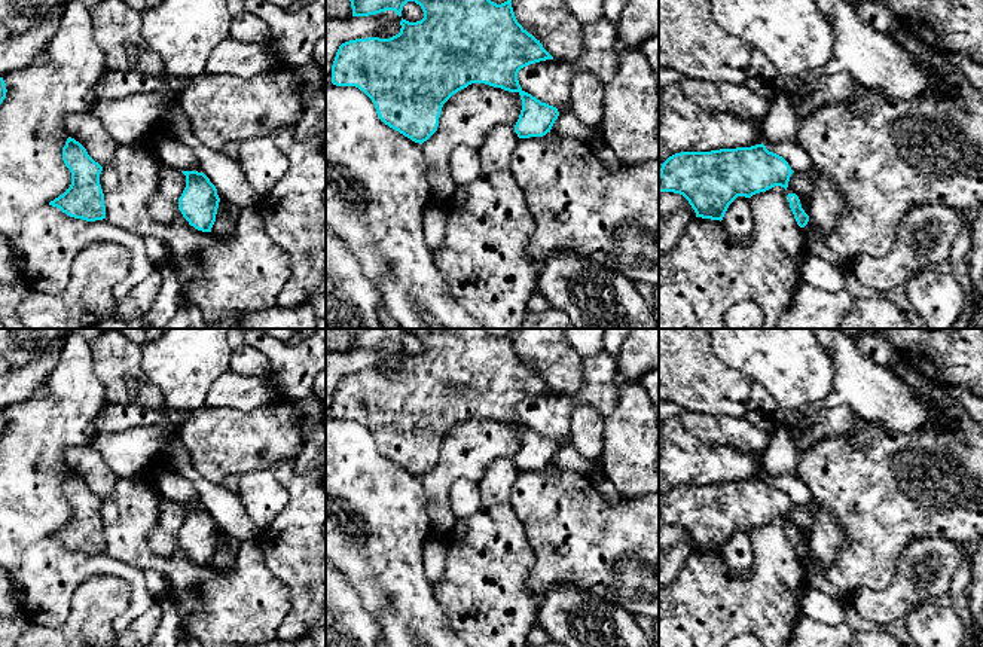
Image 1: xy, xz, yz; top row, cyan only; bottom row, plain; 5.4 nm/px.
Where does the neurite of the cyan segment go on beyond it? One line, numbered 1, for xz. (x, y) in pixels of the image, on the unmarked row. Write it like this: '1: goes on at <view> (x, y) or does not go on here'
1: does not go on here

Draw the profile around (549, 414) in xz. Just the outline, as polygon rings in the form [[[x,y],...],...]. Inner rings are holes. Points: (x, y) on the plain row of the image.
[[[602,350],[583,357],[583,387],[576,397],[555,391],[529,397],[519,403],[519,418],[541,436],[556,440],[559,448],[570,446],[573,405],[590,405],[604,418],[611,415],[619,400],[617,376],[617,355]]]

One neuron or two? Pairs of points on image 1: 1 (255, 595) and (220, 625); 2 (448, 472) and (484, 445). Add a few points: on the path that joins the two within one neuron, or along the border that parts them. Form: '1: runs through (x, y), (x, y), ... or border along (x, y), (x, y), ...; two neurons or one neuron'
1: runs through (246, 604), (229, 616); one neuron
2: runs through (457, 463), (475, 449); one neuron

